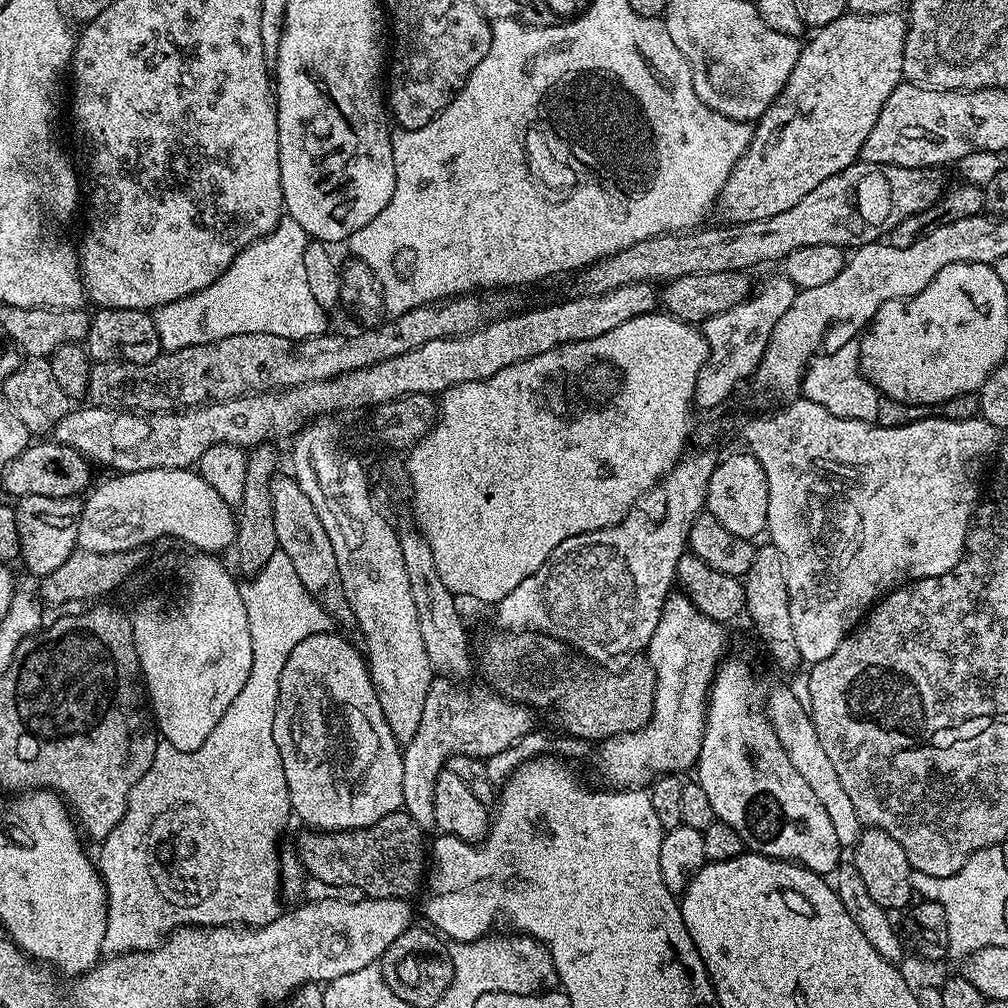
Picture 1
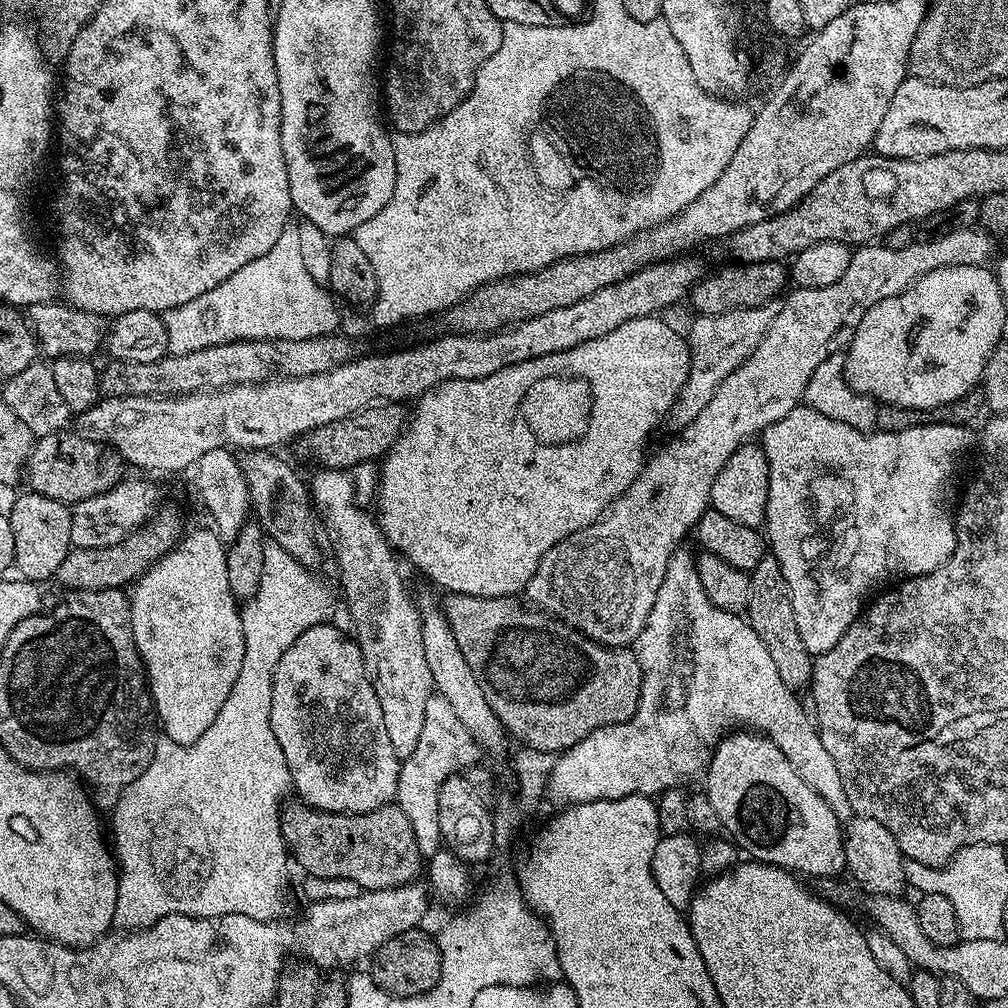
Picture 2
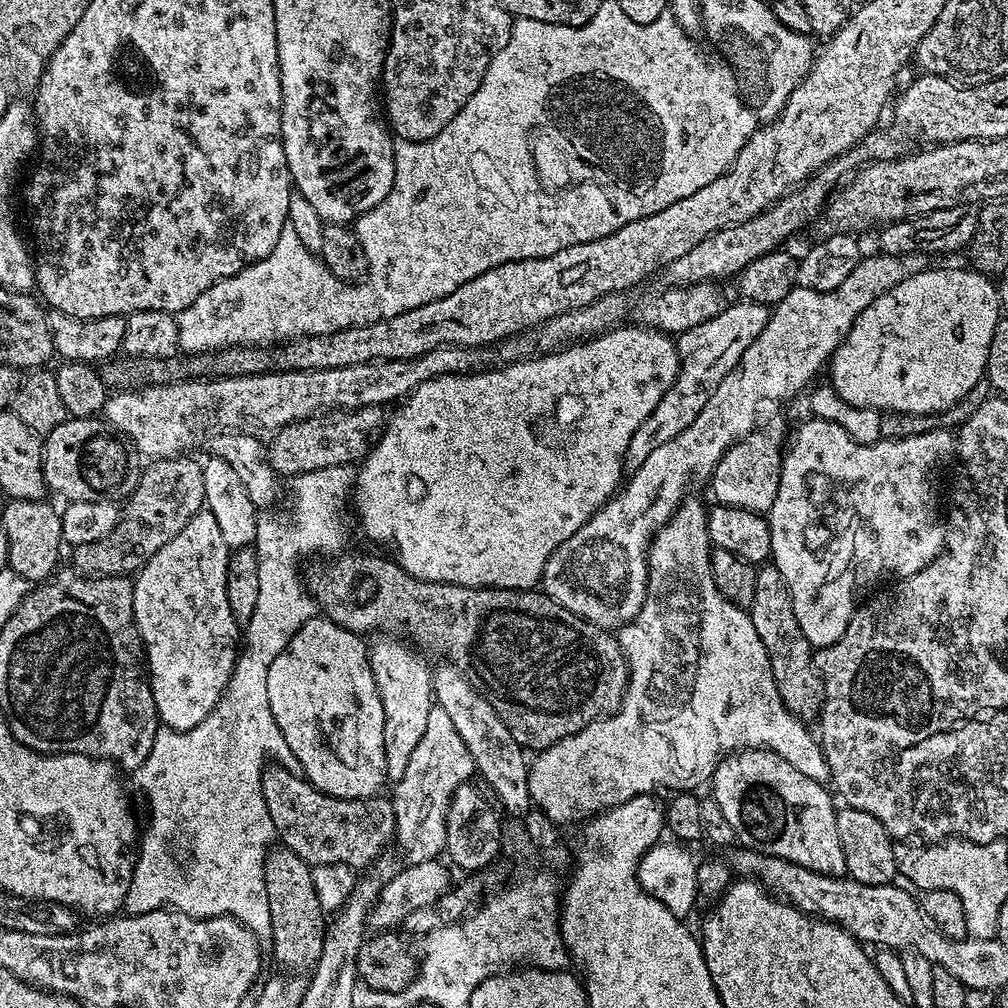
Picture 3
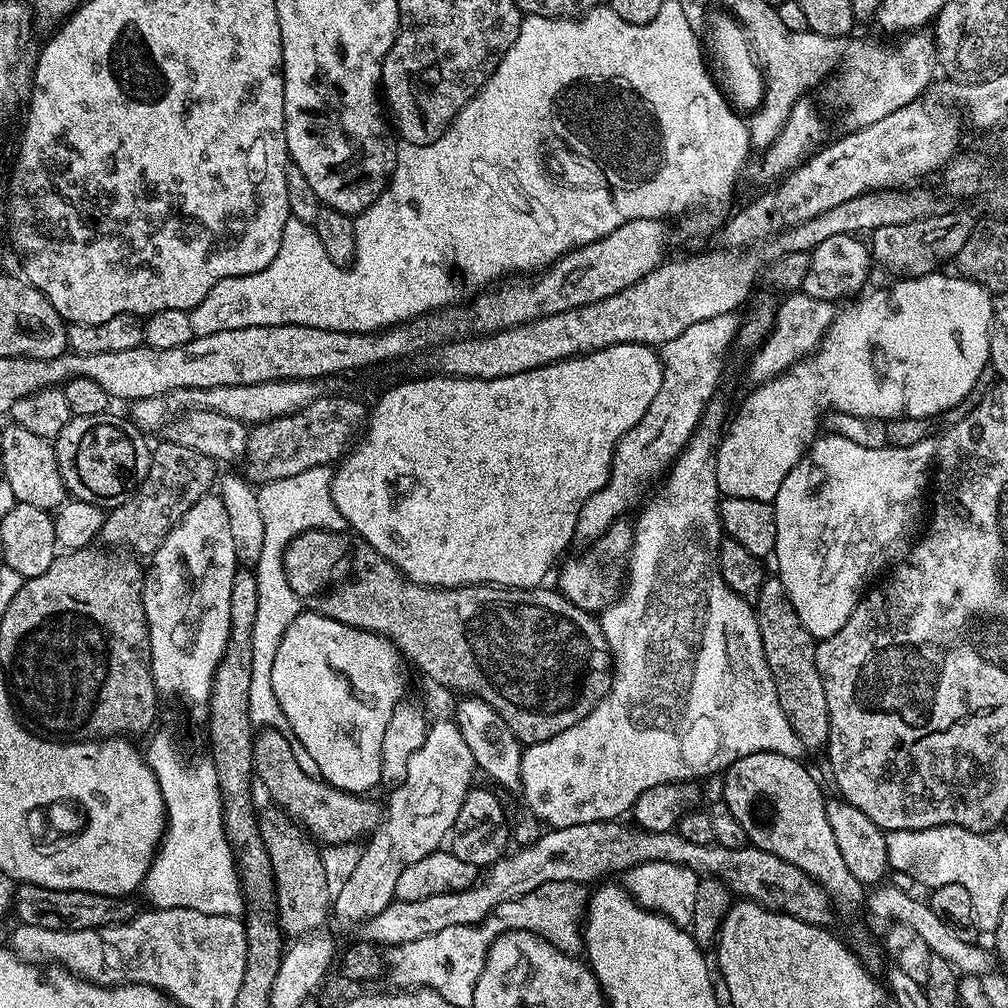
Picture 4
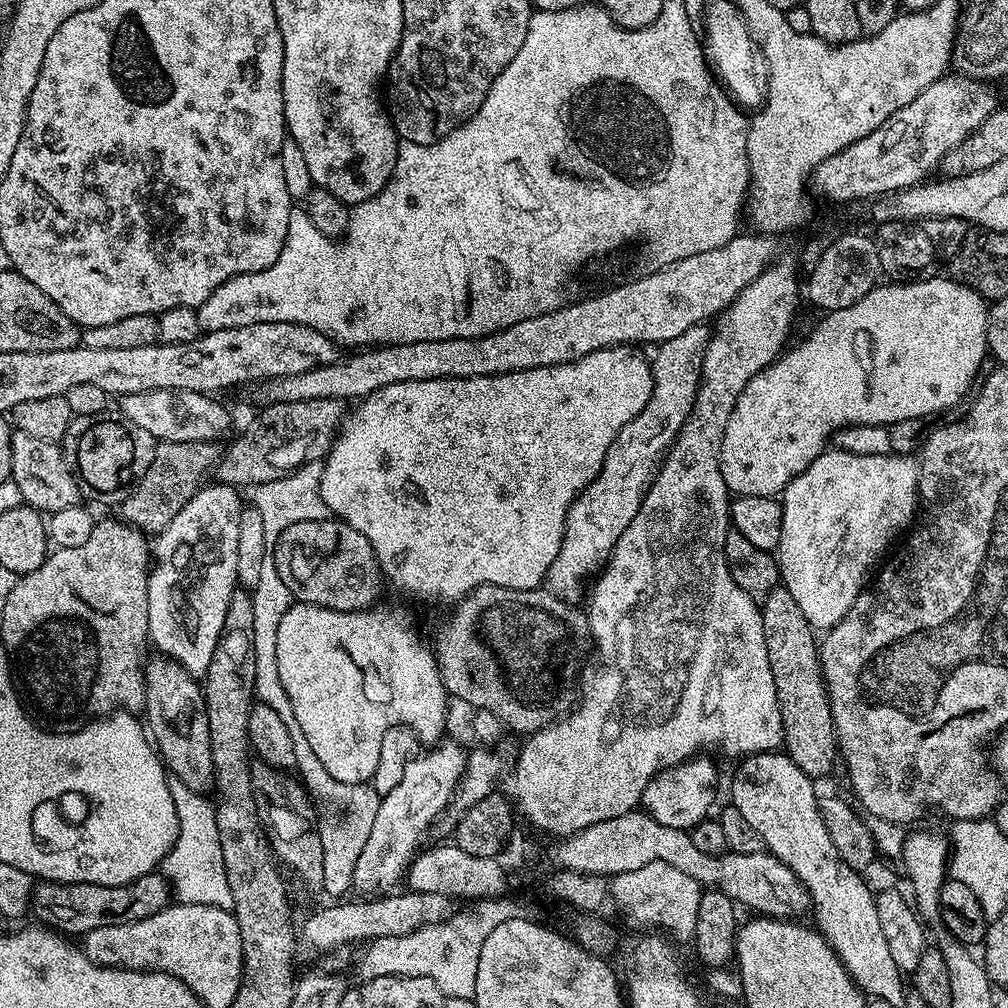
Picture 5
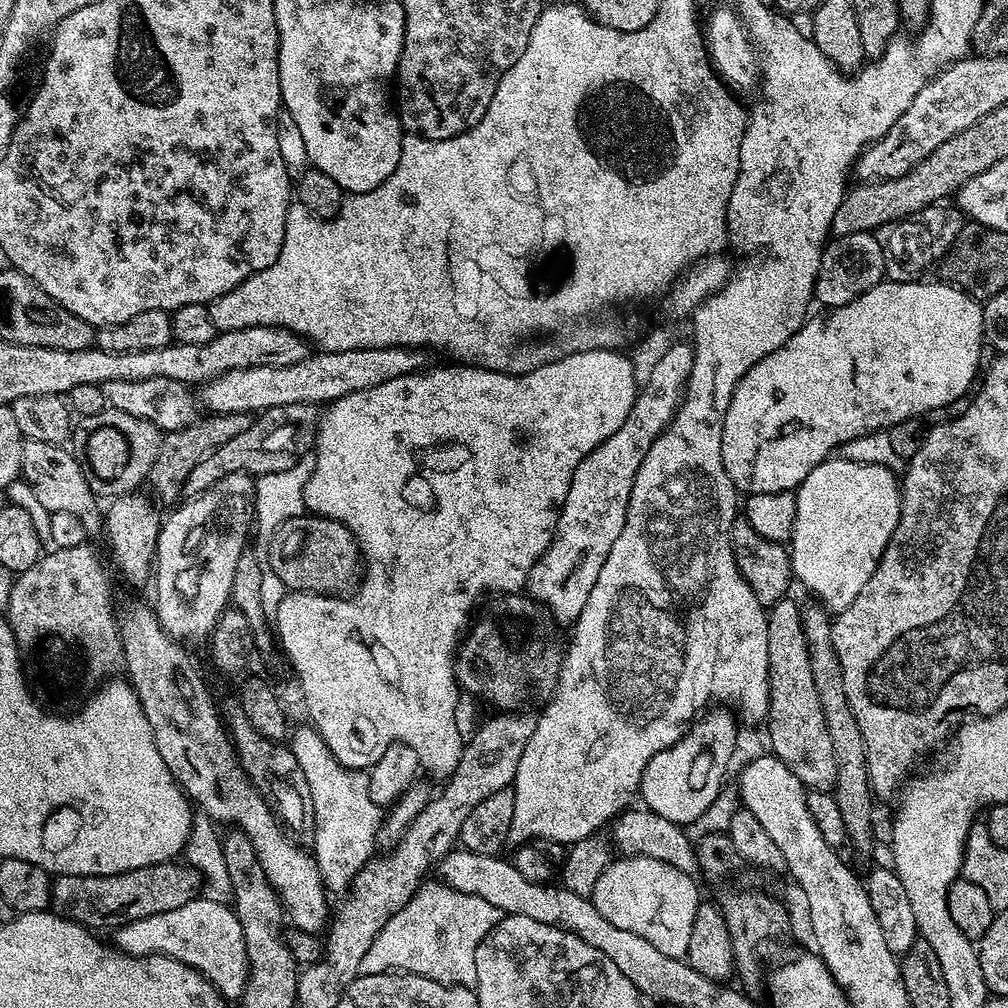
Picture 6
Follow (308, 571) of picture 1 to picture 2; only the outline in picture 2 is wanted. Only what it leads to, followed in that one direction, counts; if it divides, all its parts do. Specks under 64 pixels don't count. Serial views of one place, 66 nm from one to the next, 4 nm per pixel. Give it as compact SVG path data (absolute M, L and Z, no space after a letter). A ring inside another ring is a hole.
M248 450L239 457L240 468L246 478L248 487L248 499L250 501L251 511L261 528L264 529L264 535L273 544L278 544L295 558L303 568L309 570L315 569L315 564L320 560L320 548L316 545L316 528L312 525L312 516L314 520L314 506L310 501L310 488L290 465L284 460L276 457L277 453L272 450Z

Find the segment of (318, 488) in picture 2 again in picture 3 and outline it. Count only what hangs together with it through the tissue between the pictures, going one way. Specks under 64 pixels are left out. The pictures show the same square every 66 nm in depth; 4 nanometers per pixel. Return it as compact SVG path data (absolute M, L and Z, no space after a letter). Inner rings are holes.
M388 634L376 639L380 640L371 641L368 661L382 698L382 742L386 750L387 779L395 782L402 778L402 774L406 774L406 765L410 762L422 734L426 734L426 718L430 718L430 710L434 706L433 669L430 664L428 668L429 661L411 643Z

